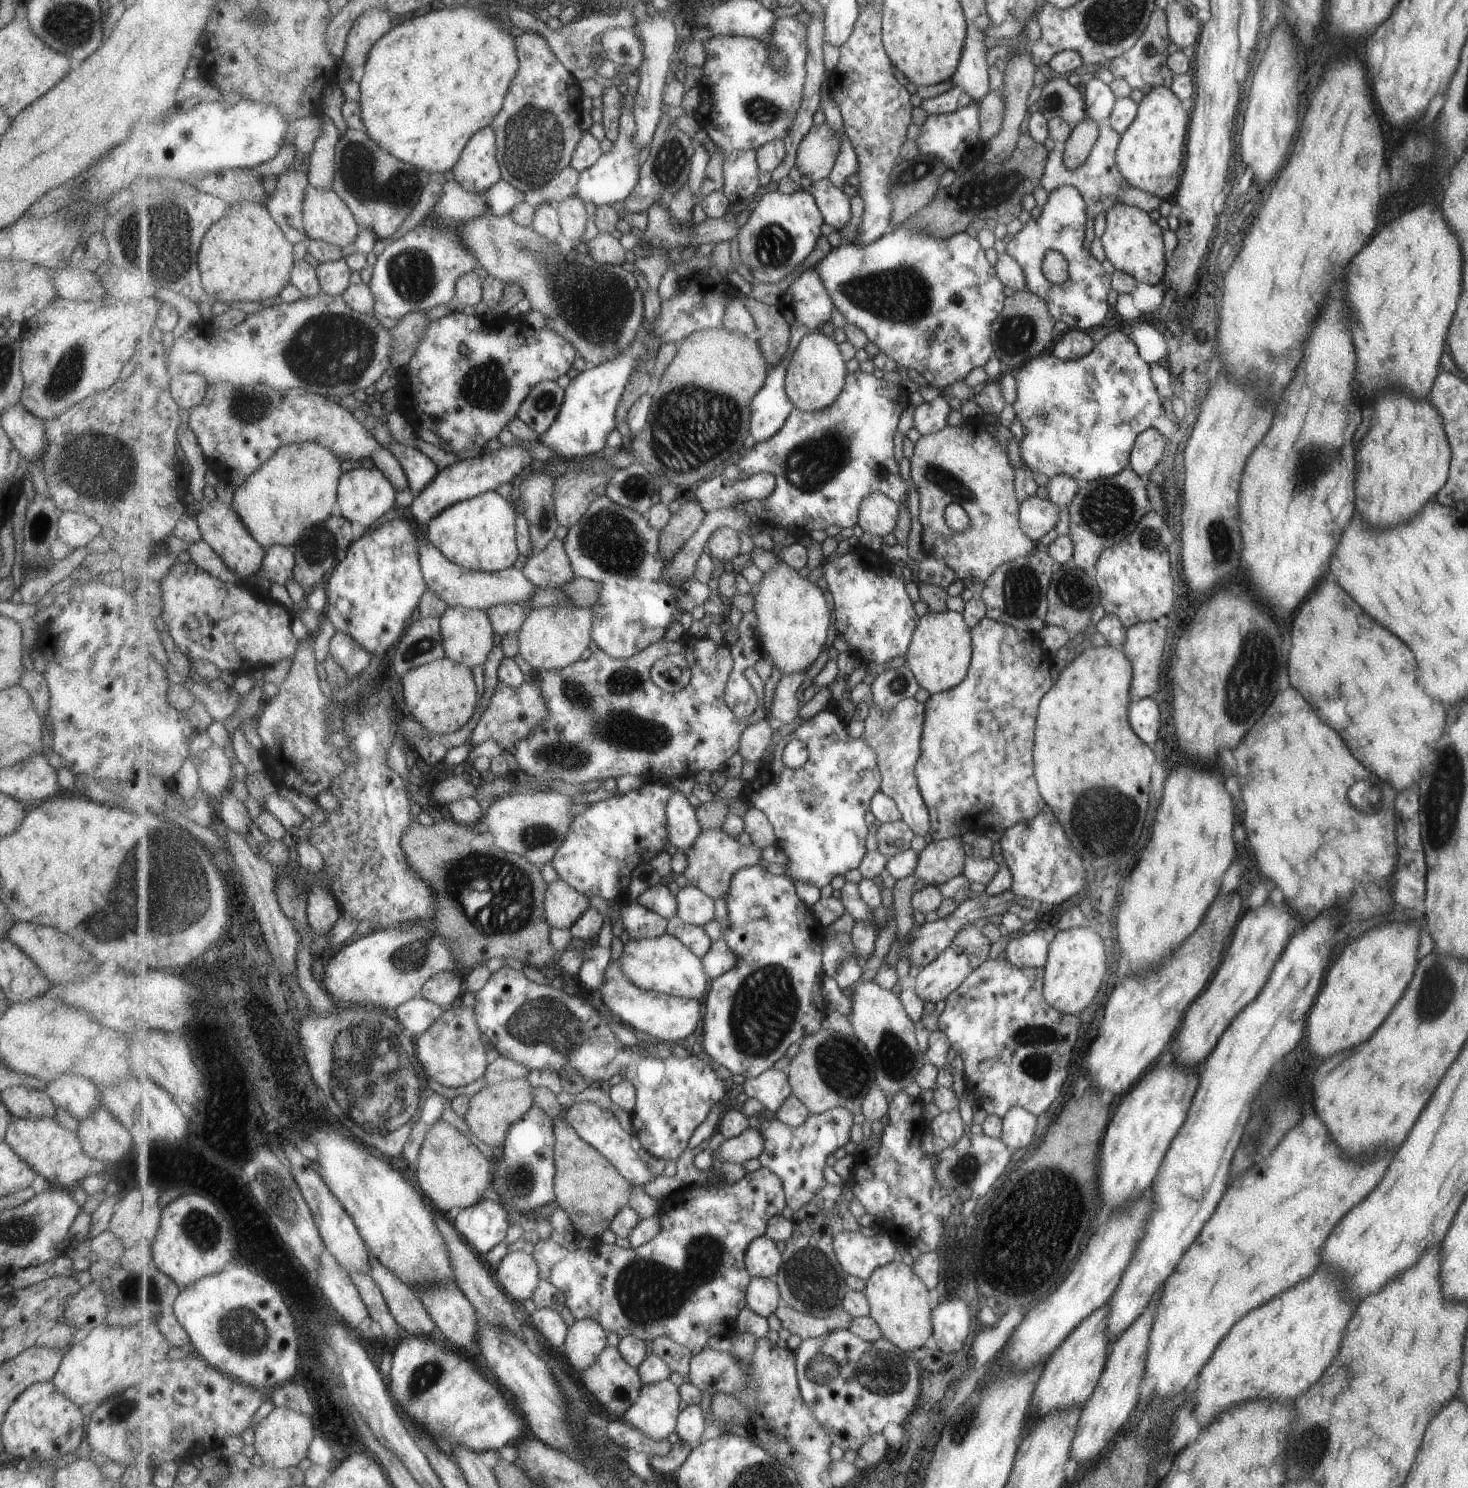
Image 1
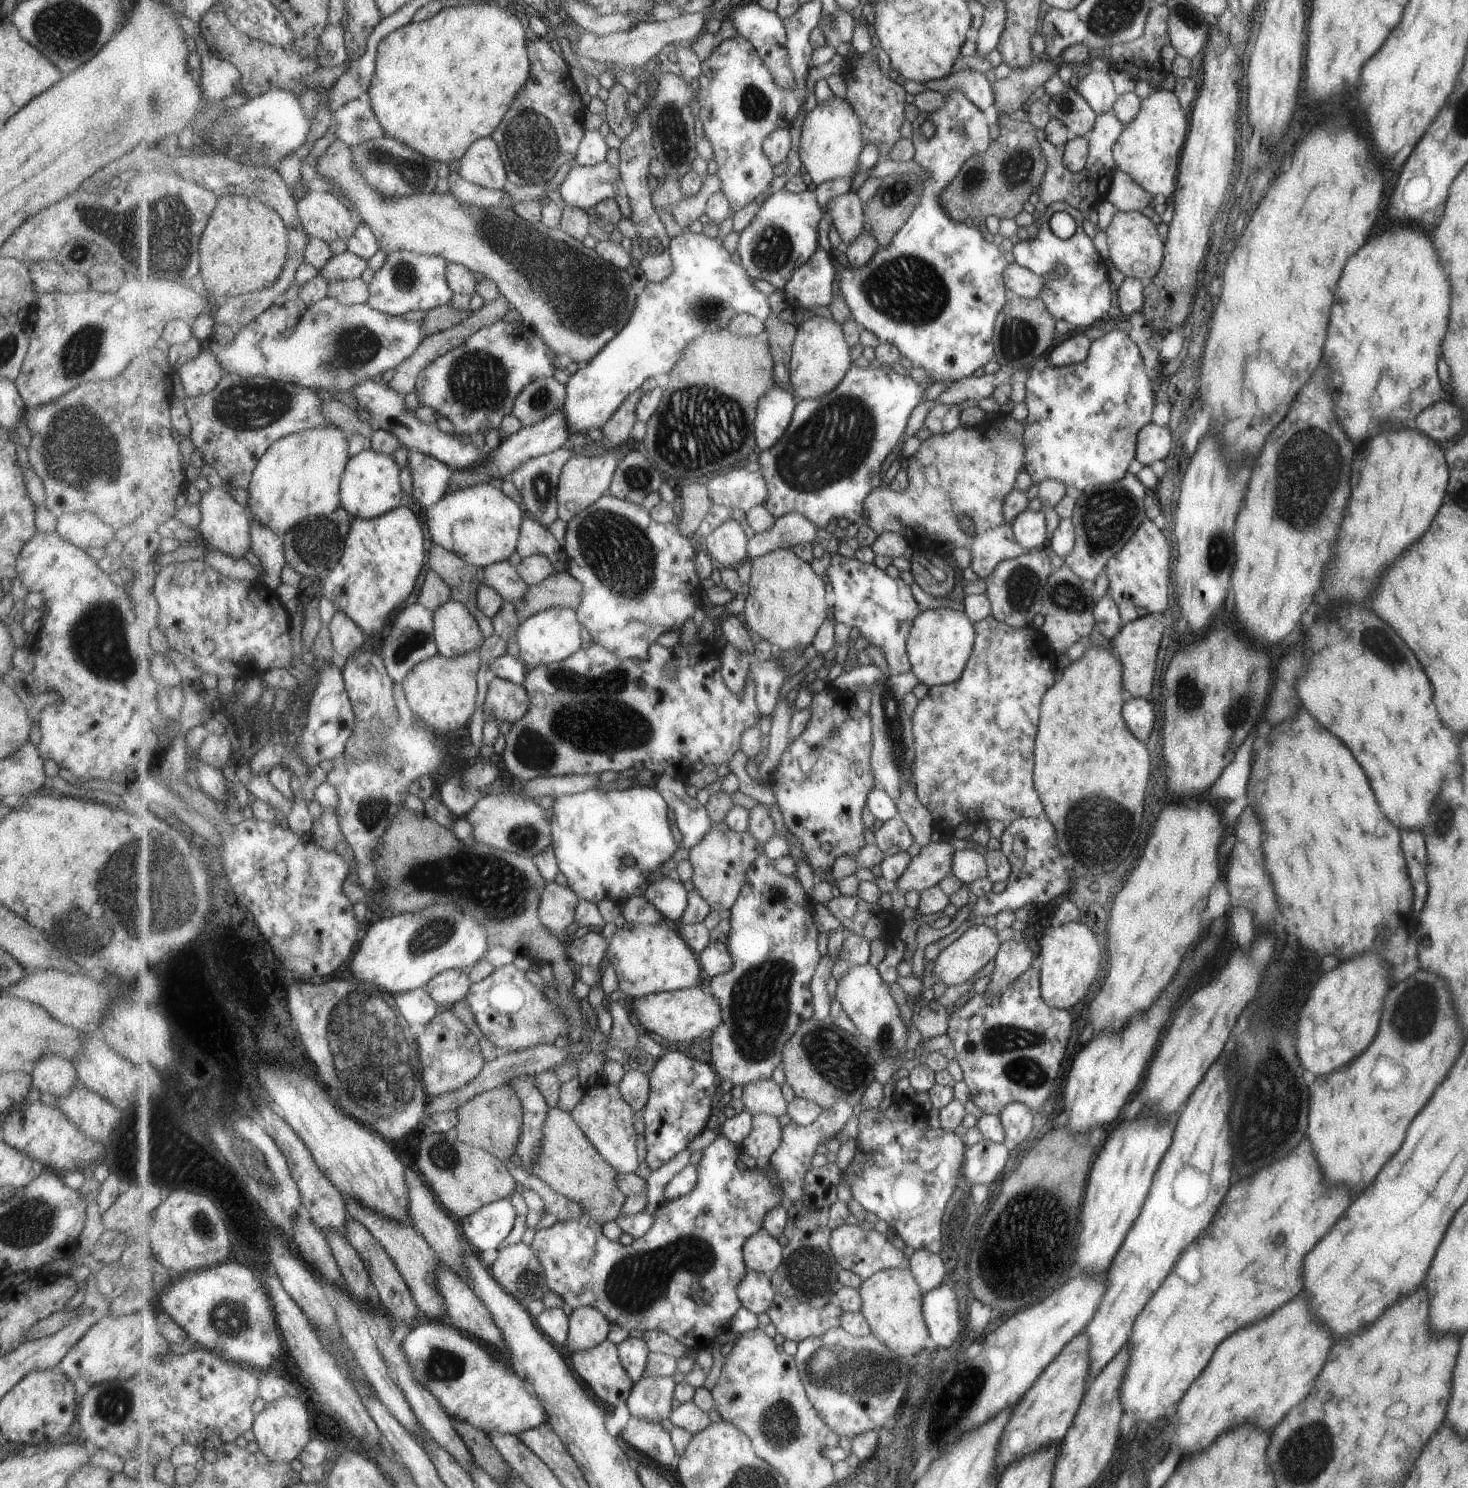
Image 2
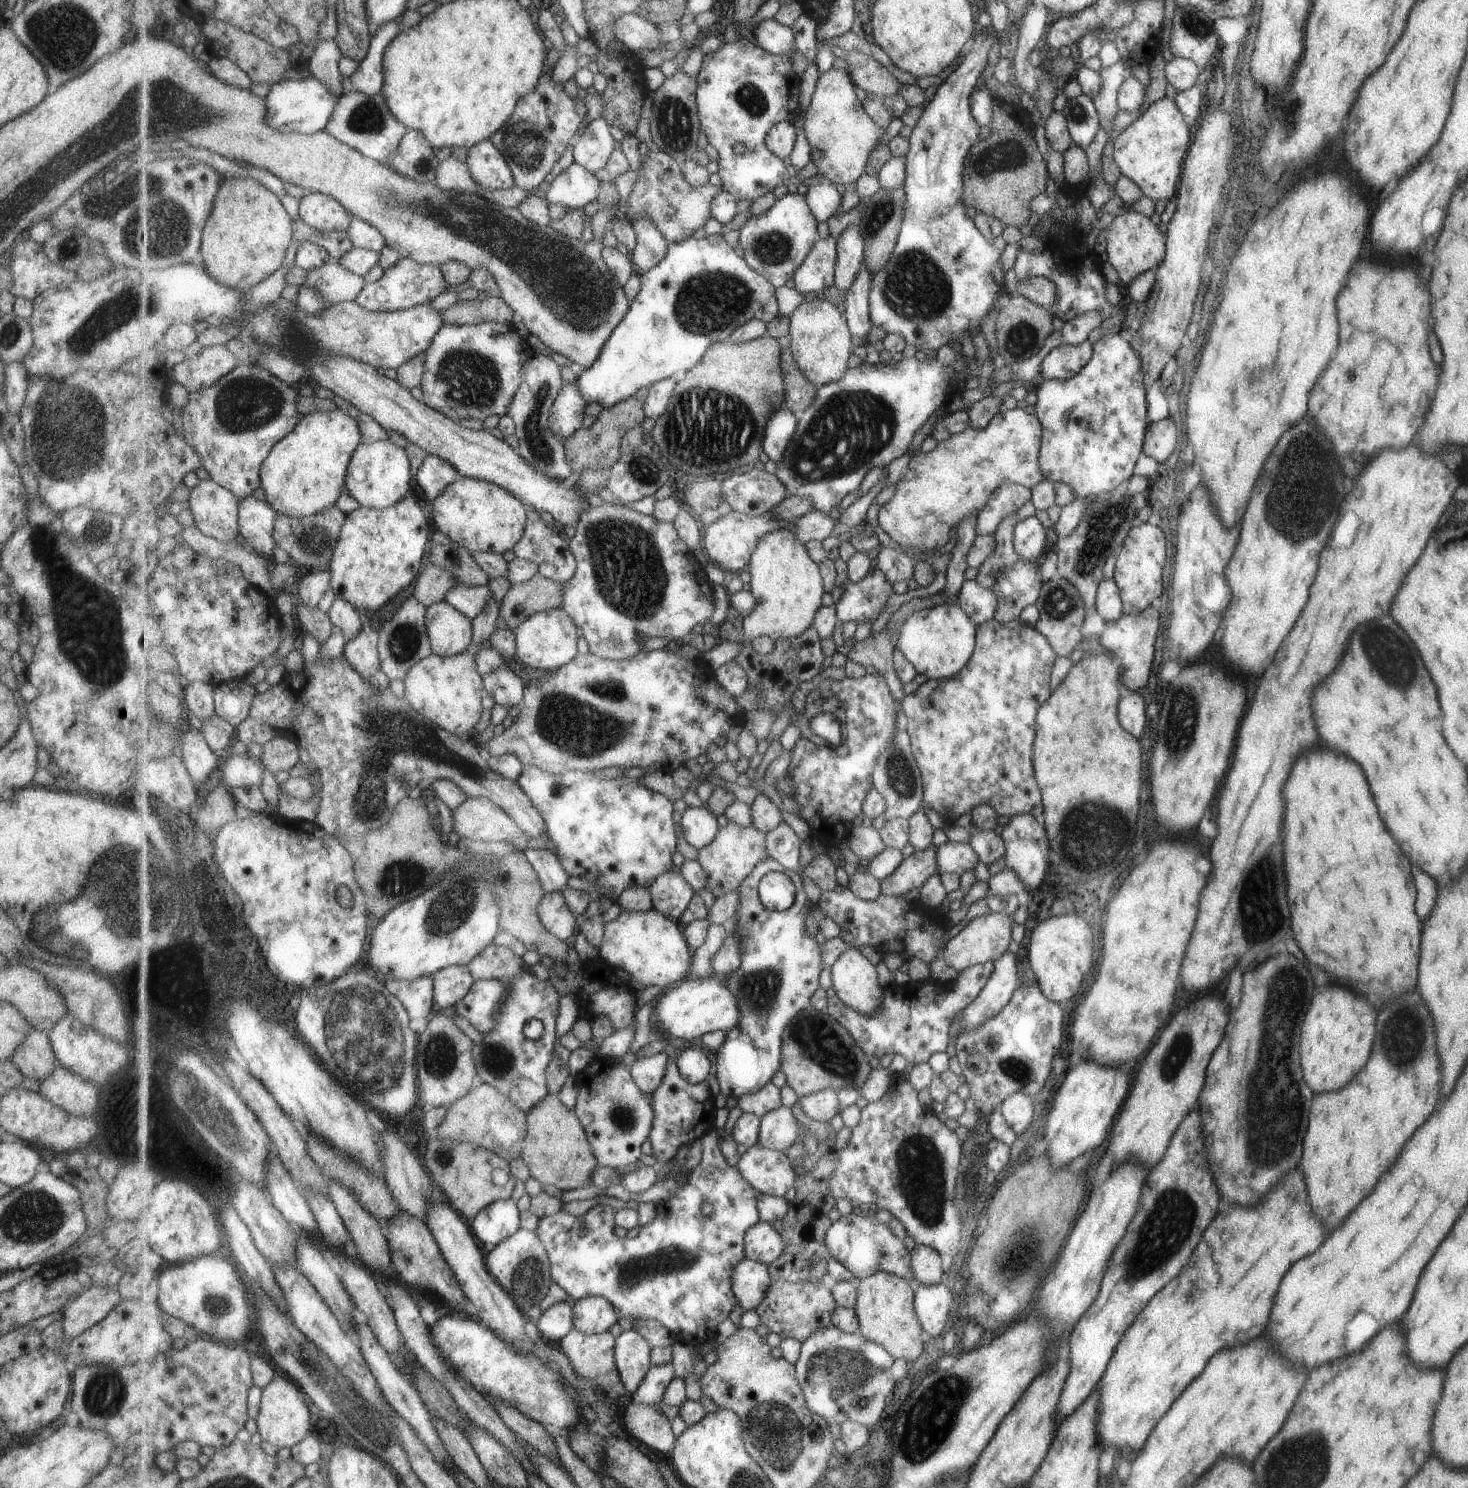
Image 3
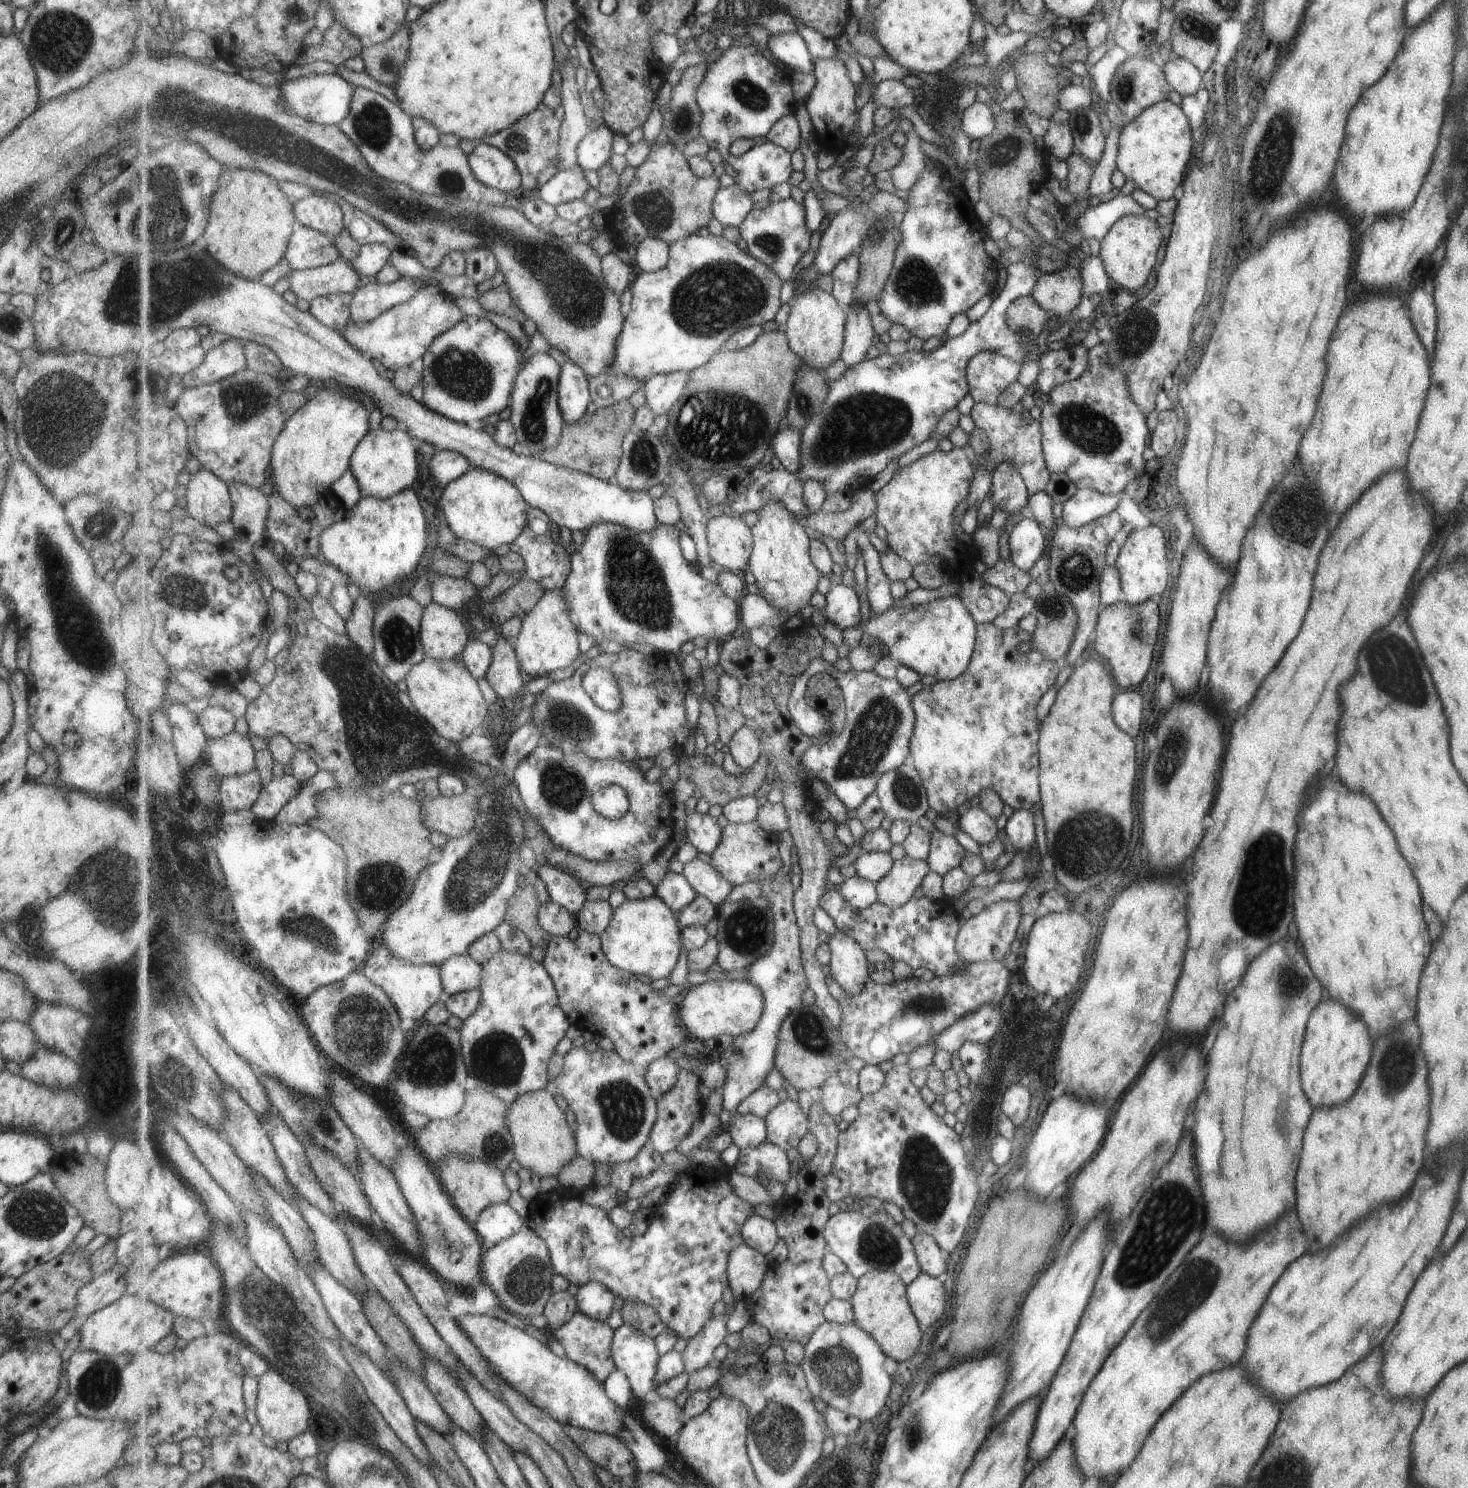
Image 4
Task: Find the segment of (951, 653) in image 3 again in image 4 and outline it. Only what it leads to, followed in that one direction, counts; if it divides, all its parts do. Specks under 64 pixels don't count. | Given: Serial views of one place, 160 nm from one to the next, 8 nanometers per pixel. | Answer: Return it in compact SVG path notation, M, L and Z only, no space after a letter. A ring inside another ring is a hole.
M958 592L955 597L939 599L912 609L905 607L890 609L878 616L872 614L869 620L862 625L861 630L863 630L865 640L869 637L881 640L888 648L889 657L897 664L908 666L923 676L925 674L935 676L939 681L955 678L966 670L970 656L973 654L974 639L977 638L977 624L966 605L958 599Z

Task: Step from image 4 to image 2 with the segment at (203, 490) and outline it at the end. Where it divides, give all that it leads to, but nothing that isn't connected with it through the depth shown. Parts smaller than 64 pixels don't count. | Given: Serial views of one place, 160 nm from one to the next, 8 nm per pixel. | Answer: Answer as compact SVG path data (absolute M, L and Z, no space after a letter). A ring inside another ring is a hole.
M222 484L220 488L210 487L202 493L199 506L202 512L202 521L199 532L210 548L223 551L235 558L244 558L245 554L252 550L252 520L249 508L241 506L231 498L227 492L228 486Z

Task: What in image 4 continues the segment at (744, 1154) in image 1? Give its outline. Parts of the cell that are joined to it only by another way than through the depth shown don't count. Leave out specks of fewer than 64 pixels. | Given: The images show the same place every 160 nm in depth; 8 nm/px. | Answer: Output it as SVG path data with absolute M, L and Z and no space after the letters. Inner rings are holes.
M790 1099L781 1101L766 1116L769 1142L793 1153L803 1136L810 1132L810 1120L799 1103Z

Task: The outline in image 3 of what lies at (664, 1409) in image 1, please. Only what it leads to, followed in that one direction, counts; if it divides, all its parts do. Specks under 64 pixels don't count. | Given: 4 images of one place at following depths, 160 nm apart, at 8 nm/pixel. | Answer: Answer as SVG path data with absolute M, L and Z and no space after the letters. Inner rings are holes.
M667 1362L660 1366L652 1366L649 1374L643 1380L638 1392L633 1394L633 1402L636 1404L659 1404L664 1400L665 1392L675 1377L674 1364Z

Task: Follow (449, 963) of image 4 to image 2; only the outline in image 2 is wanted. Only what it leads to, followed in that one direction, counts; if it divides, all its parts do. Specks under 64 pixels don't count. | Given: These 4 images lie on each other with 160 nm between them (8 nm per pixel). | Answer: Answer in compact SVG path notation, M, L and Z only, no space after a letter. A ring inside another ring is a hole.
M447 969L434 976L425 986L441 1006L450 1008L461 998L466 998L473 983L468 970Z

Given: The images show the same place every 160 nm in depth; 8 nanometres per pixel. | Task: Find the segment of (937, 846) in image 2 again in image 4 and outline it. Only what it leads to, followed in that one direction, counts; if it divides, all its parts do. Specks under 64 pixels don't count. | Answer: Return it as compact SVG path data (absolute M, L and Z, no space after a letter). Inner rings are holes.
M909 855L896 860L893 868L877 883L878 901L892 907L908 903L930 871L928 860L917 860Z

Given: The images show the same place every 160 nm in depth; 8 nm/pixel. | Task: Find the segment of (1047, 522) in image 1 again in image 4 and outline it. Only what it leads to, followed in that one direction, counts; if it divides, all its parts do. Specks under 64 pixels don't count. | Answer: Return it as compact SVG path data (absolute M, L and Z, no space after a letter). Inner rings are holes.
M1021 518L1008 535L1009 558L1021 570L1028 571L1041 556L1045 536L1035 519Z

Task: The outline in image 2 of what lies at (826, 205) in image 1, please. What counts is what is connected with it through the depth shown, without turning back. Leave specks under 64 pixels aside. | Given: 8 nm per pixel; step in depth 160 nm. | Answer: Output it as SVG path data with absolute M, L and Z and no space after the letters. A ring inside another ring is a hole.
M845 193L831 200L827 207L826 217L833 222L840 238L843 240L841 249L849 246L865 227L864 202L856 193Z

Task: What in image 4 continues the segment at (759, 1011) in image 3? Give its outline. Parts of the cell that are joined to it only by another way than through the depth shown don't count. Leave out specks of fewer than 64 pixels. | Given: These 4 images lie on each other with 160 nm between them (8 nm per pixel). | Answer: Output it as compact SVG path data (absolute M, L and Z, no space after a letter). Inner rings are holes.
M781 873L767 875L760 883L766 890L765 897L768 897L769 904L772 905L776 931L771 950L747 968L747 980L762 988L766 996L766 1008L758 1026L751 1032L736 1036L732 1045L729 1045L721 1054L719 1062L726 1071L723 1084L723 1108L730 1112L736 1111L737 1106L750 1094L759 1090L776 1067L782 1024L791 1012L805 1004L804 994L810 988L802 957L800 926L794 907L796 886L787 874ZM774 888L779 888L779 892L775 892Z

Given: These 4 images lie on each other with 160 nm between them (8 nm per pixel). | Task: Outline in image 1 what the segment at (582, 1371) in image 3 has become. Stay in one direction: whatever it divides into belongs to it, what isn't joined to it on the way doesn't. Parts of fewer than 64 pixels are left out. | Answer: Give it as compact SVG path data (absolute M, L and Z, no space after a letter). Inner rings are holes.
M611 1346L605 1347L593 1366L581 1372L581 1378L584 1386L597 1398L601 1406L619 1418L623 1418L629 1408L637 1402L644 1385L640 1370L625 1360L618 1347Z

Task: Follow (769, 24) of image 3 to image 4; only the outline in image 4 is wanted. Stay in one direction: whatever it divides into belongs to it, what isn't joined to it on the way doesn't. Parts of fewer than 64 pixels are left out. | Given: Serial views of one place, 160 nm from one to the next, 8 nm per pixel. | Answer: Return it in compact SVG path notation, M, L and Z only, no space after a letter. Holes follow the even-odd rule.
M797 31L769 35L767 48L788 71L811 72L815 66L807 41Z

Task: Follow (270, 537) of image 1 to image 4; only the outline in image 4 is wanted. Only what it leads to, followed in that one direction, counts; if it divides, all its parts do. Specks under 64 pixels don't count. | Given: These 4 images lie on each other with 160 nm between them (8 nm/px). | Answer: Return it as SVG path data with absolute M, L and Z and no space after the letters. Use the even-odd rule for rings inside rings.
M321 390L307 402L299 406L285 423L277 442L274 444L272 454L270 482L285 500L296 507L310 507L324 500L325 490L329 490L351 467L351 459L358 444L370 433L369 412L361 402L349 399L339 392Z

